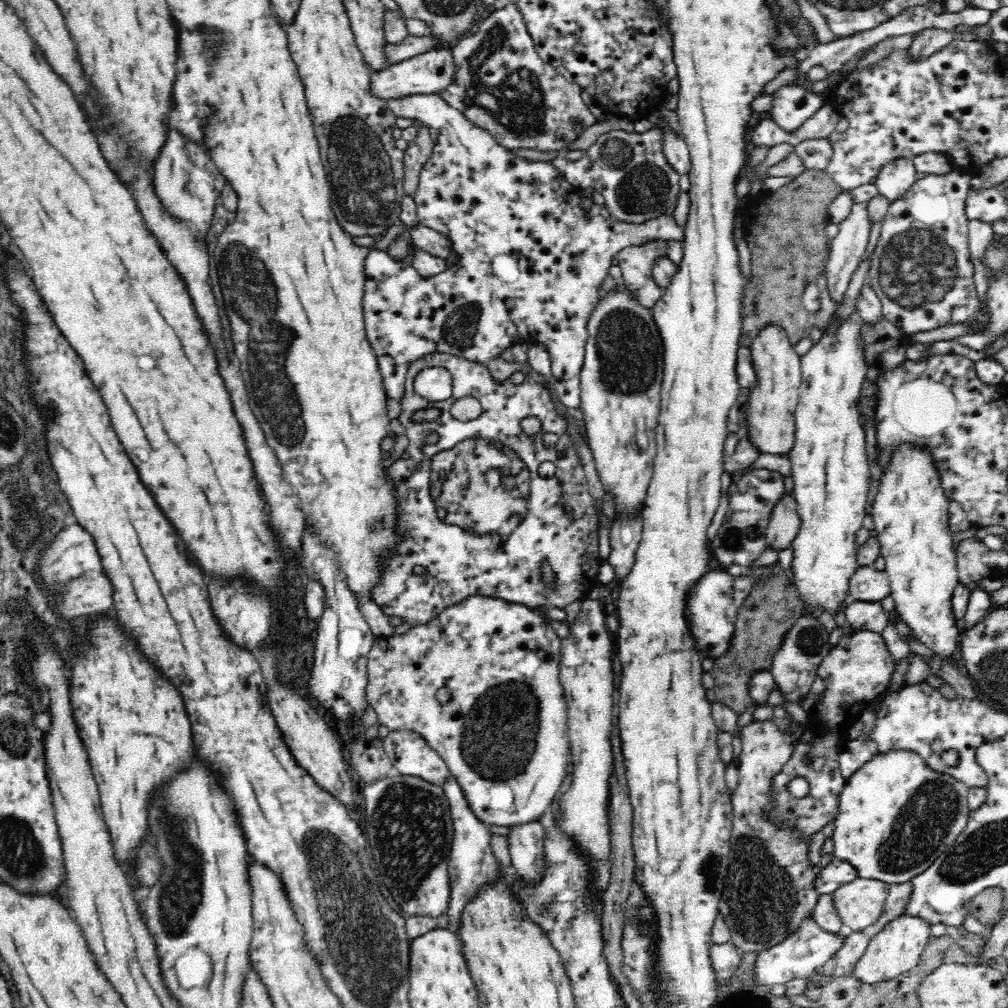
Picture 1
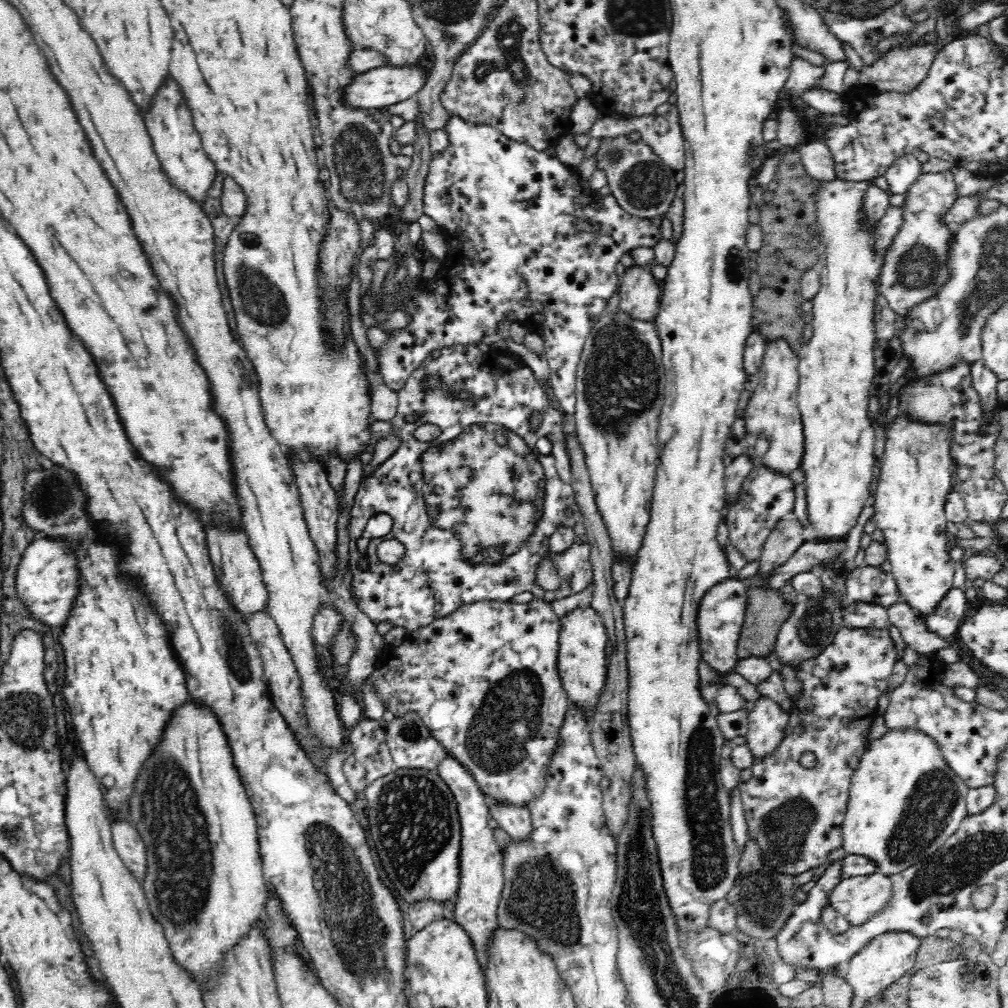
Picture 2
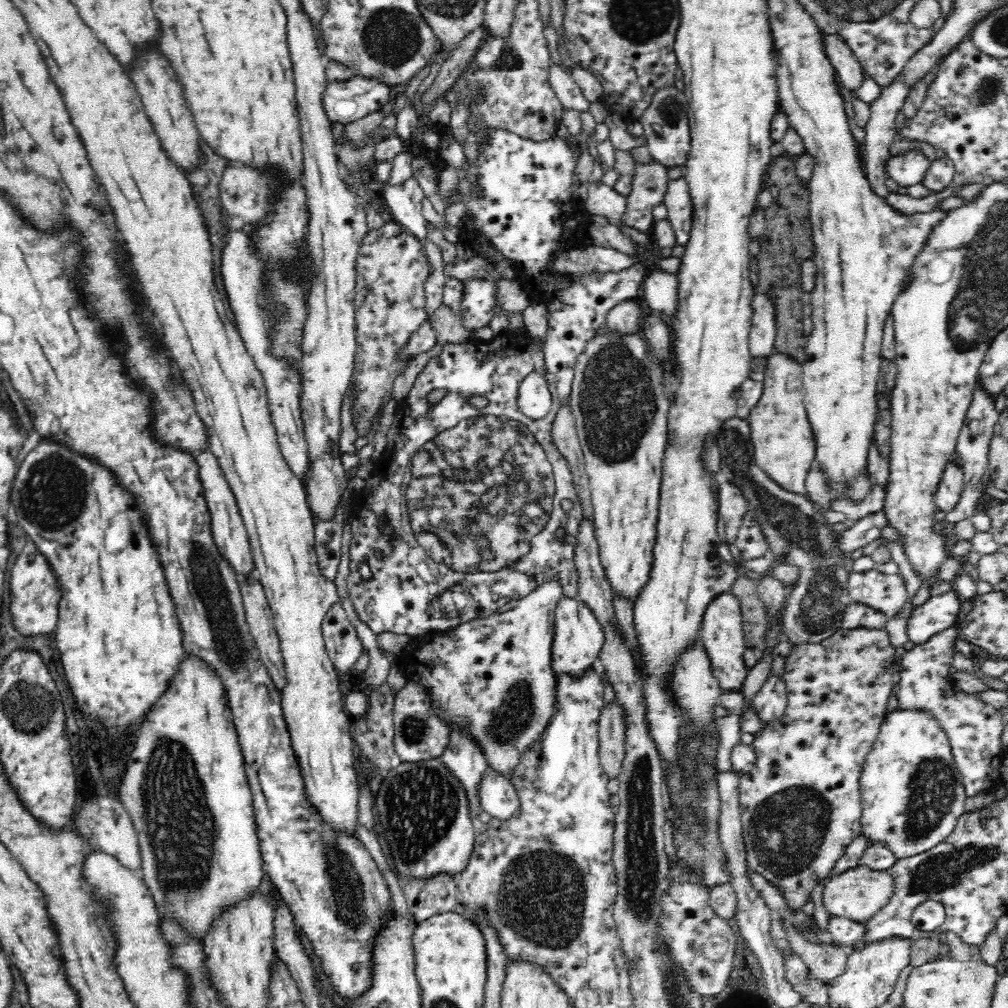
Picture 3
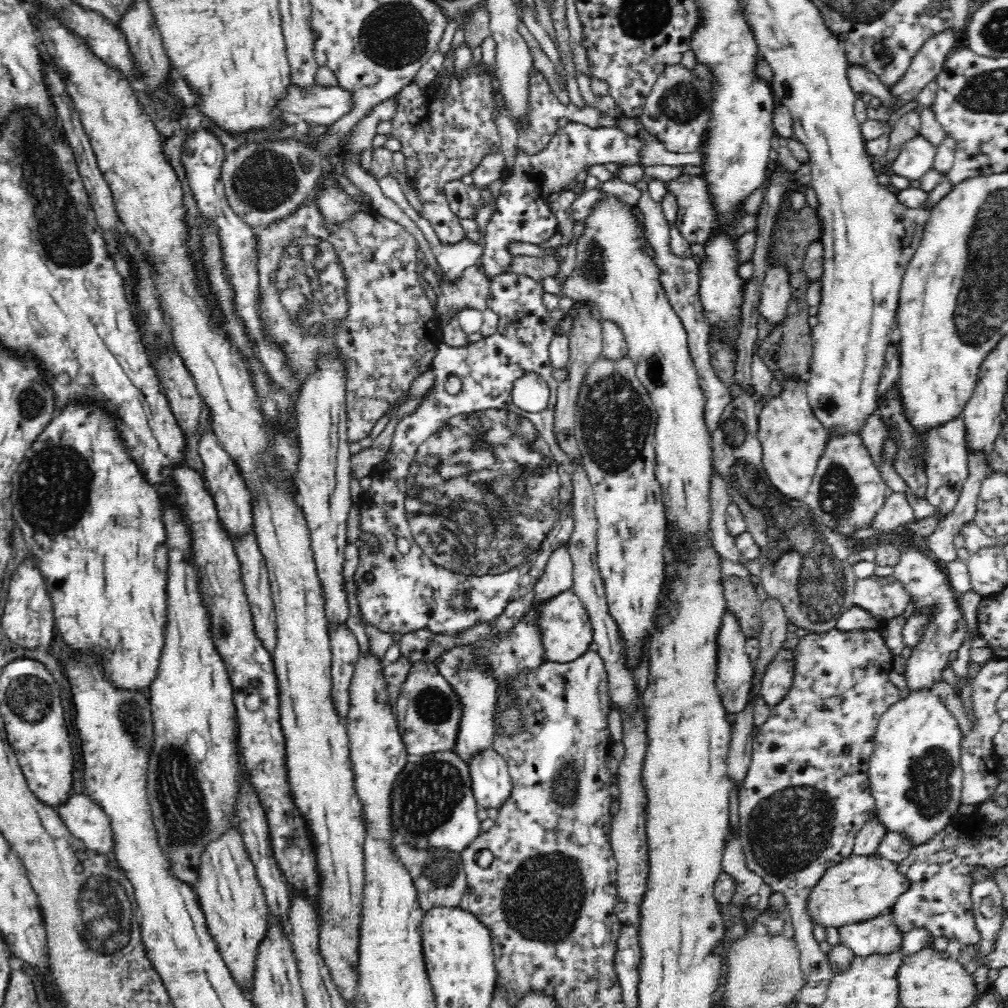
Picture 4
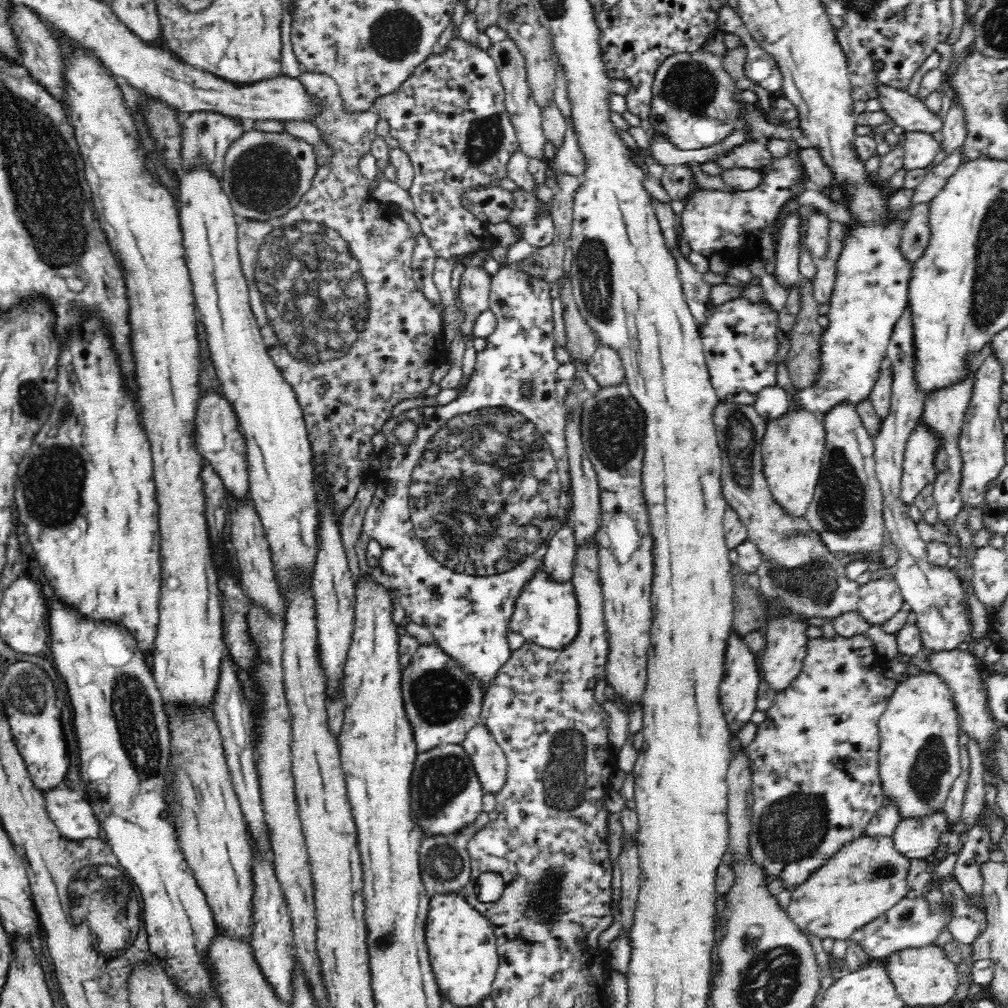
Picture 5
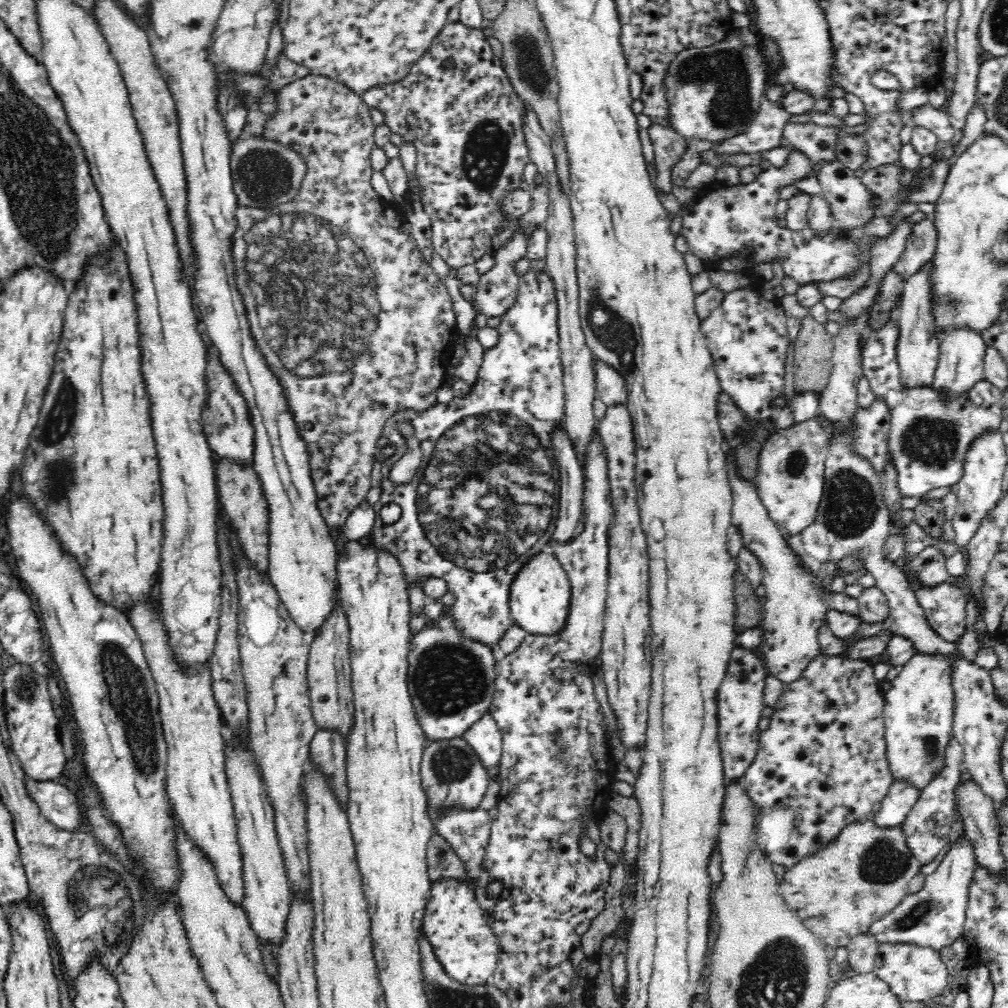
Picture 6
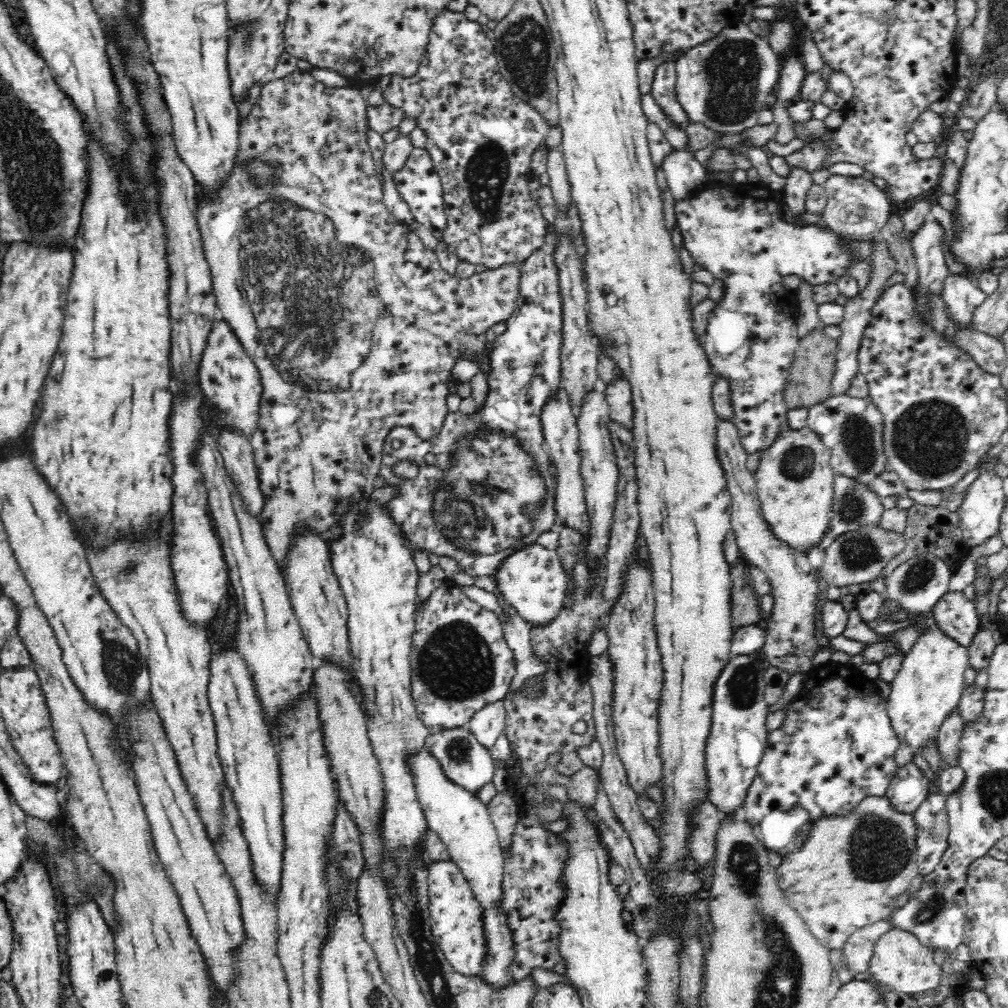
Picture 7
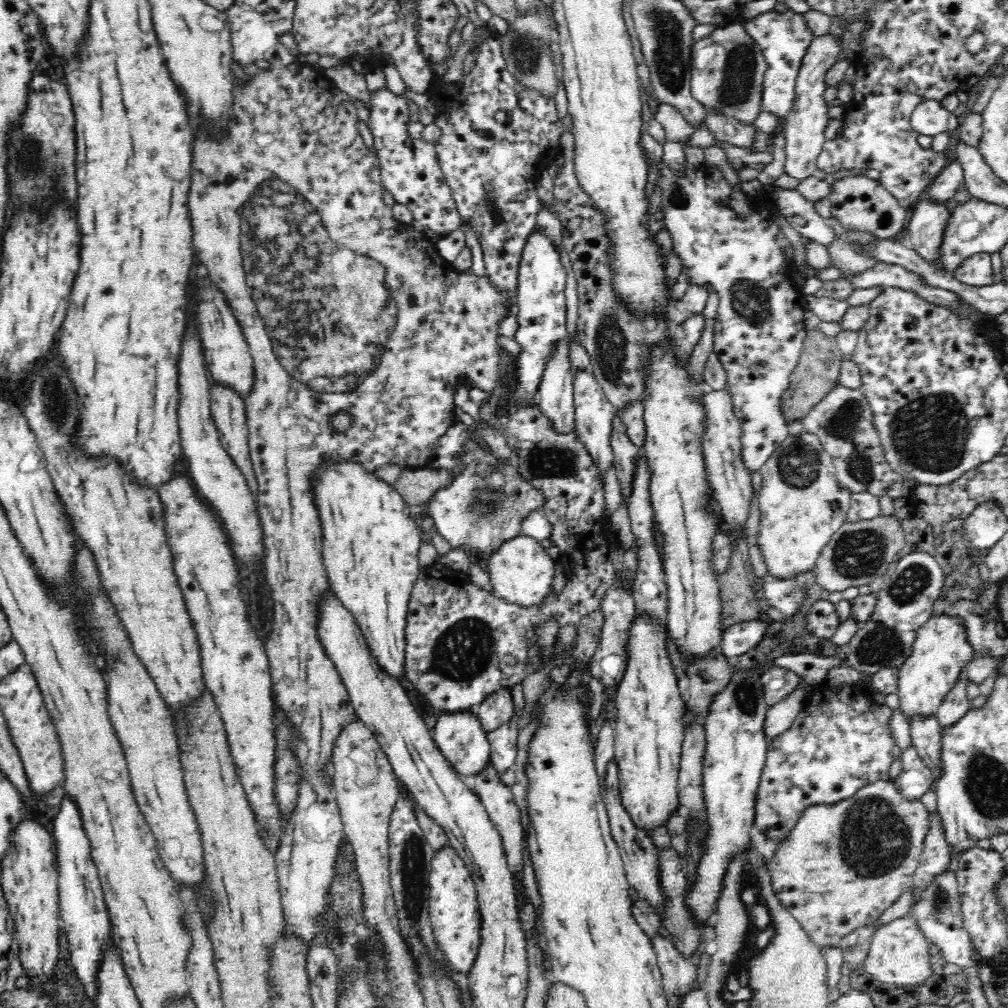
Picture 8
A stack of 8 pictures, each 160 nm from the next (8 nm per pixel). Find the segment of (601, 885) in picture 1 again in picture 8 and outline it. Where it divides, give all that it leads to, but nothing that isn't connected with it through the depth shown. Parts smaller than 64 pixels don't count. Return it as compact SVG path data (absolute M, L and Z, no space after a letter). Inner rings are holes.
M518 534L506 539L506 542L490 554L486 568L490 584L499 597L511 603L532 606L537 605L552 591L556 562L534 537Z

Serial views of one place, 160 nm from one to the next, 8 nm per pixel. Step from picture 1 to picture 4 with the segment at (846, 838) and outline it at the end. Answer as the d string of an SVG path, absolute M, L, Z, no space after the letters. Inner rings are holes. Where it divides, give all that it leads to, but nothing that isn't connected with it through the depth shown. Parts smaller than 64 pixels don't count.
M931 690L910 691L906 698L896 701L879 719L875 735L874 752L868 761L869 781L876 801L878 815L887 831L908 835L914 846L926 844L938 832L953 822L954 814L961 805L963 774L961 767L963 735L958 720L946 708L942 698Z

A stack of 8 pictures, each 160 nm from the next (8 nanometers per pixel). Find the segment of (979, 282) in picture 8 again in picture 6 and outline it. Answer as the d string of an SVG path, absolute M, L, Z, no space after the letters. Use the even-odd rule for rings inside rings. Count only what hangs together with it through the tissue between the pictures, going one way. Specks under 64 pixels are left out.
M950 326L940 329L936 334L939 342L939 362L932 384L949 395L959 395L969 389L977 380L984 379L983 360L985 340L976 329L969 326Z

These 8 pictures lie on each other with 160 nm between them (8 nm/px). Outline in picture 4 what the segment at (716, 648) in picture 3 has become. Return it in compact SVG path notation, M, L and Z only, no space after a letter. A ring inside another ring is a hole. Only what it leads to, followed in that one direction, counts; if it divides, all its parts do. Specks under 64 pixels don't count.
M726 612L720 632L718 632L718 667L716 685L726 713L741 714L751 701L755 682L755 666L746 653L747 638L742 634L737 618Z

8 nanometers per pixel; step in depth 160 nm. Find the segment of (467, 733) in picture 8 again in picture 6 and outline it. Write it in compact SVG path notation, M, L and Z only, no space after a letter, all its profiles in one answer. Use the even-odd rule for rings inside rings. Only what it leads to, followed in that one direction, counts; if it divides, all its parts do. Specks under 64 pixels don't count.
M464 737L430 741L425 747L420 766L422 785L425 788L426 797L429 798L429 815L434 818L435 810L450 805L462 805L474 809L477 807L488 789L490 775L484 765L484 761L478 757L477 752L470 746Z

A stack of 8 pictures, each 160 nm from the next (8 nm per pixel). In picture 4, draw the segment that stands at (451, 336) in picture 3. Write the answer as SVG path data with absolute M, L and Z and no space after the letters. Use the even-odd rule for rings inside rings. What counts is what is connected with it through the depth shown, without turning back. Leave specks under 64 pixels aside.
M418 248L416 251L418 260L426 262L426 274L424 277L434 285L434 291L438 292L439 312L443 314L442 323L447 321L447 317L454 310L477 309L484 311L489 309L487 306L489 300L489 288L491 278L483 271L483 267L470 266L464 270L464 274L452 284L445 283L439 289L438 281L434 268L431 268L425 253Z

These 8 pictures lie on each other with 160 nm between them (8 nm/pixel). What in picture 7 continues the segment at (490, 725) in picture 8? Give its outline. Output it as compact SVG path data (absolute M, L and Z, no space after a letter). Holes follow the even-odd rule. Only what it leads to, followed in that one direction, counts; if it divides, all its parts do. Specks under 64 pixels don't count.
M495 700L476 712L467 727L482 745L491 749L505 730L507 722L506 701Z

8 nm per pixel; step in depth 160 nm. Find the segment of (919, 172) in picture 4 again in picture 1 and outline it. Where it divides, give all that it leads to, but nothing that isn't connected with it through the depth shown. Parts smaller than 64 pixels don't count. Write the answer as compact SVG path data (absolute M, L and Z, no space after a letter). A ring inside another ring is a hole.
M898 158L884 166L875 181L879 193L891 202L901 198L916 180L916 168L911 158Z

